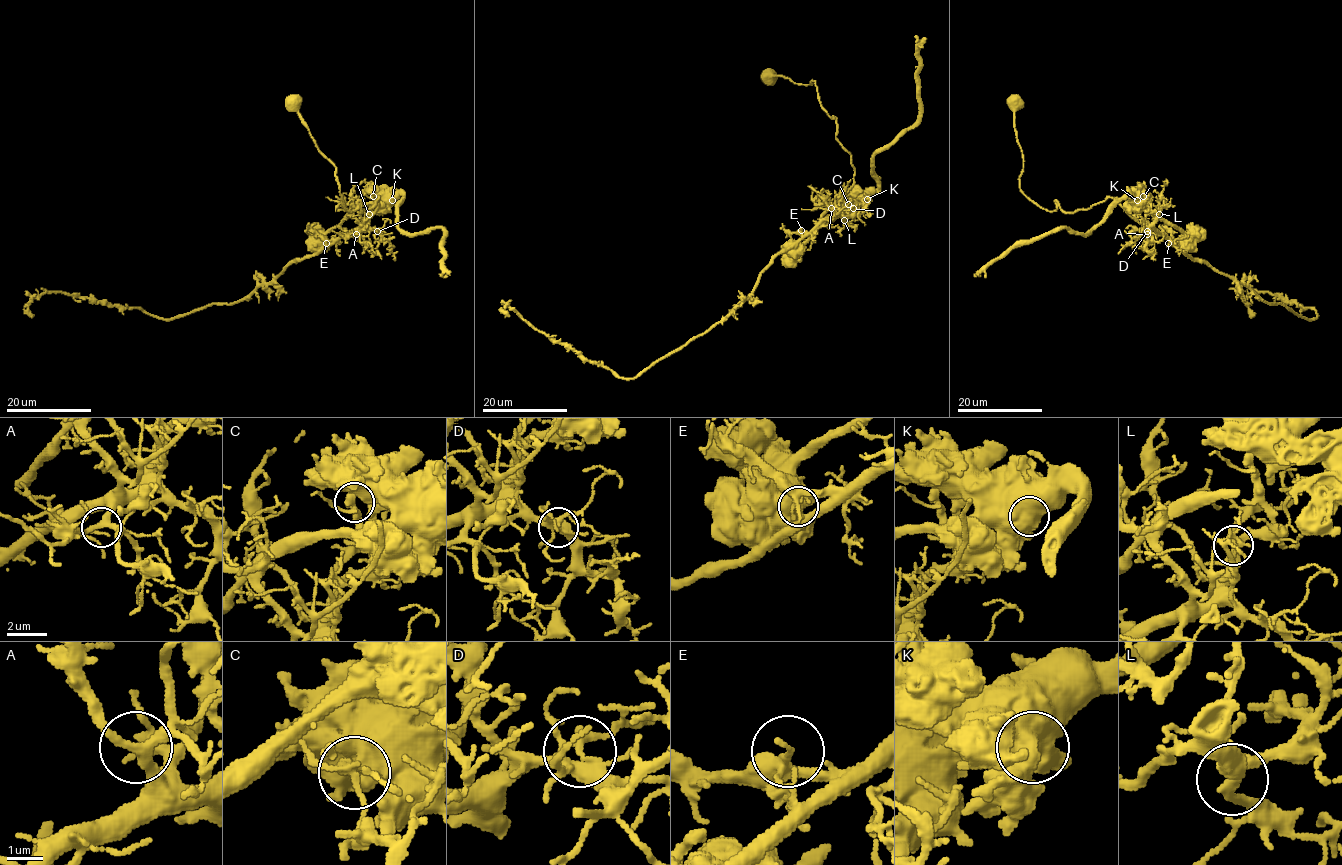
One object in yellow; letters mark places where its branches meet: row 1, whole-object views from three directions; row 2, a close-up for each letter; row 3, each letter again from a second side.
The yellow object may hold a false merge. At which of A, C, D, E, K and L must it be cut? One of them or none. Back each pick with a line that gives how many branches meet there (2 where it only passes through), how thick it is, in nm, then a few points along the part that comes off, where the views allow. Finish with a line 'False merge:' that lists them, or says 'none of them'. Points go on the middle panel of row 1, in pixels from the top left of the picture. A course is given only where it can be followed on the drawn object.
C: branches 3; calibre 280 nm; course (848, 204), (851, 215), (827, 219), (783, 249), (719, 321), (635, 377), (619, 378), (507, 313)
False merge: C

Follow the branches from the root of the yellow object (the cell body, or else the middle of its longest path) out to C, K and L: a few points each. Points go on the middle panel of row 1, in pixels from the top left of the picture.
C: (770, 75), (815, 82), (822, 108), (835, 120), (835, 138), (855, 170), (856, 194), (848, 204)
K: (770, 75), (796, 84), (815, 82), (822, 108), (835, 120), (835, 138), (850, 155), (855, 190), (867, 199)
L: (770, 75), (802, 85), (813, 80), (822, 108), (835, 120), (835, 138), (850, 155), (862, 200), (844, 220)

